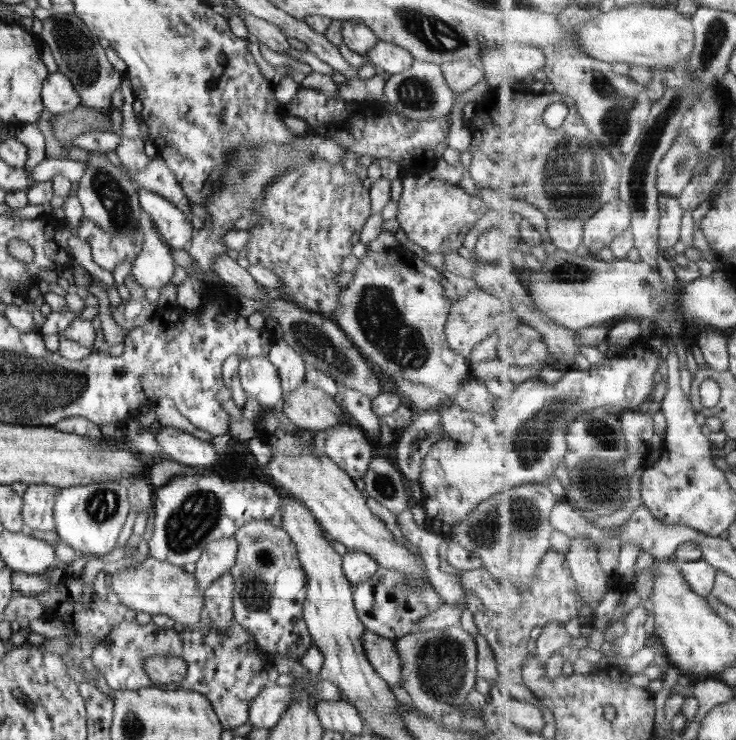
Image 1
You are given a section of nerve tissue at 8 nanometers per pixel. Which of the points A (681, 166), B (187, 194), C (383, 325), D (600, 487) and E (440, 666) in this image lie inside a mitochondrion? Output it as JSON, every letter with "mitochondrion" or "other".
{"A":"mitochondrion","B":"other","C":"mitochondrion","D":"mitochondrion","E":"mitochondrion"}

